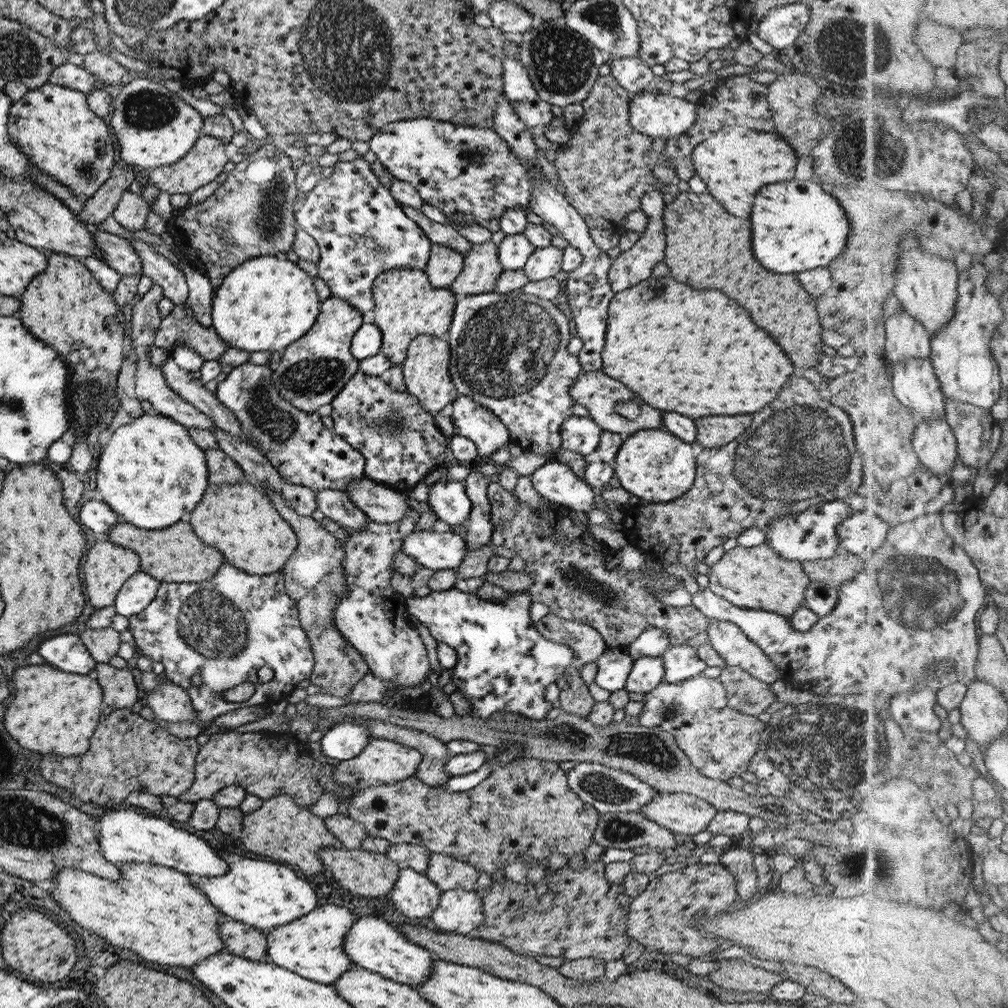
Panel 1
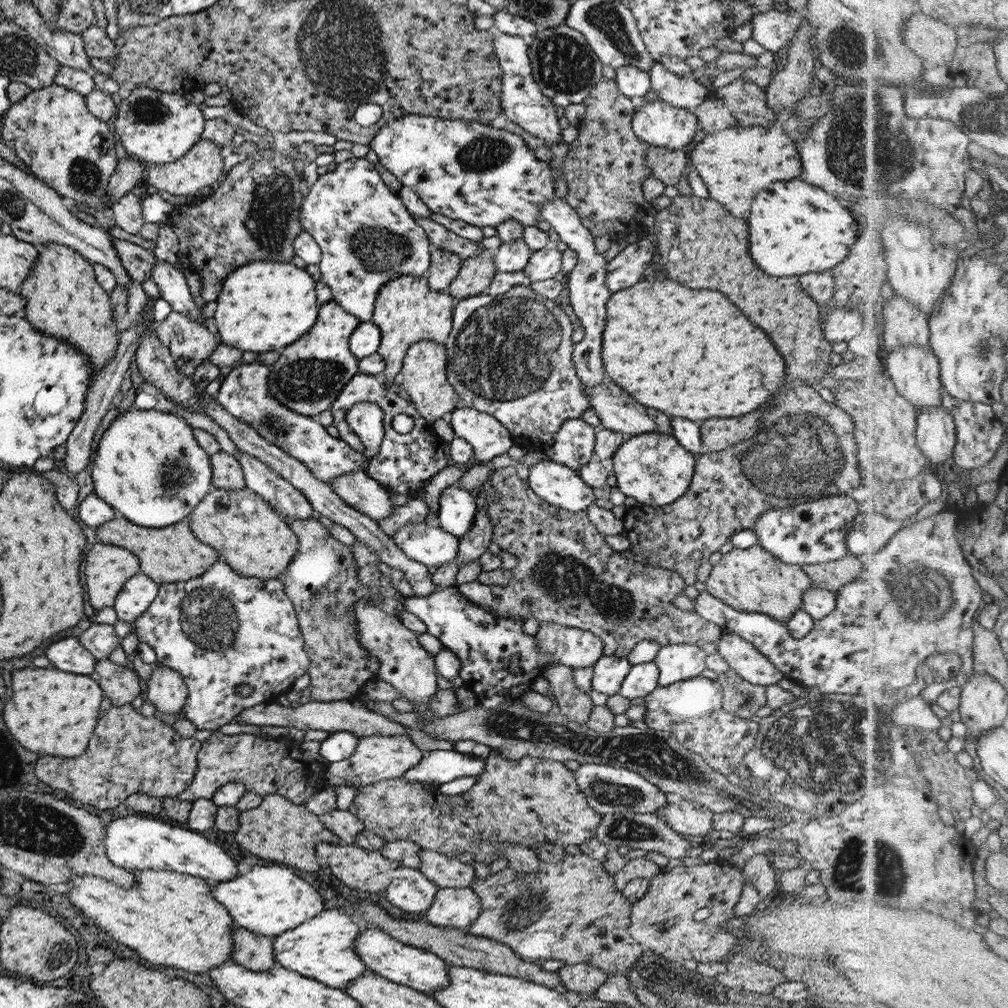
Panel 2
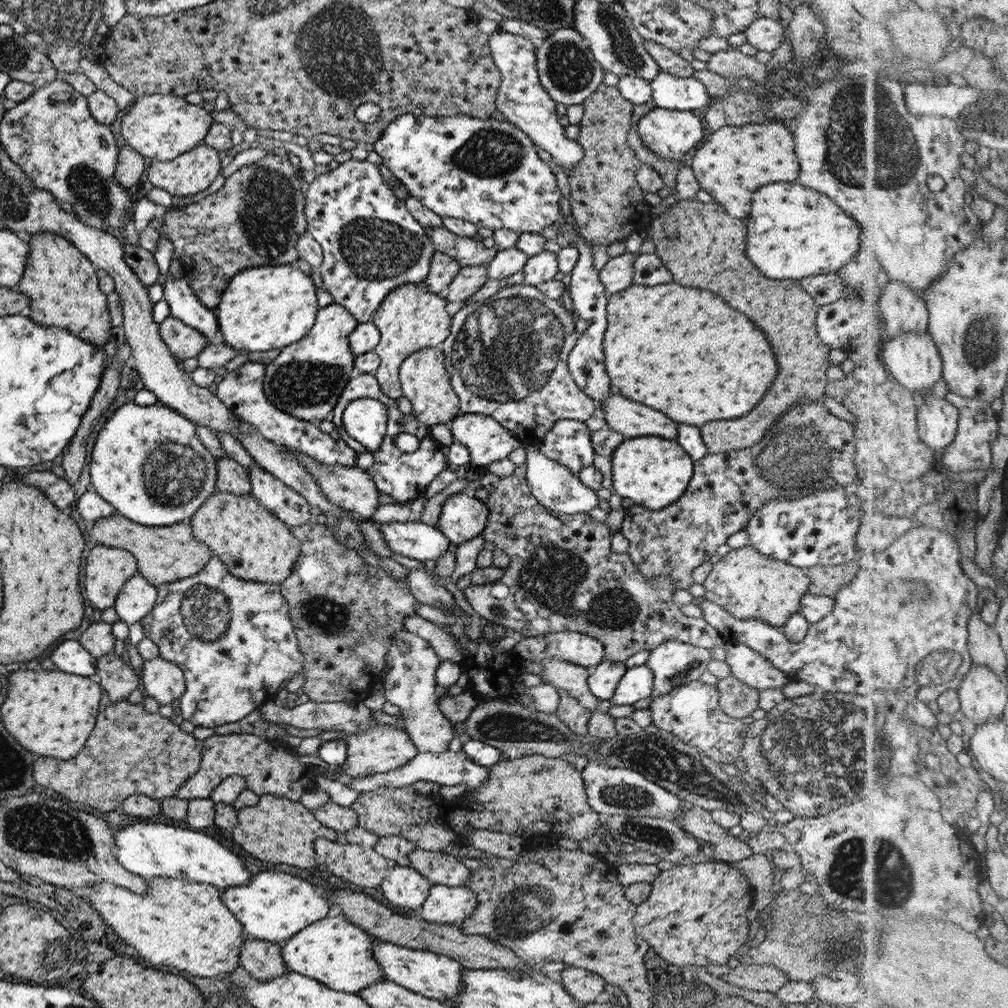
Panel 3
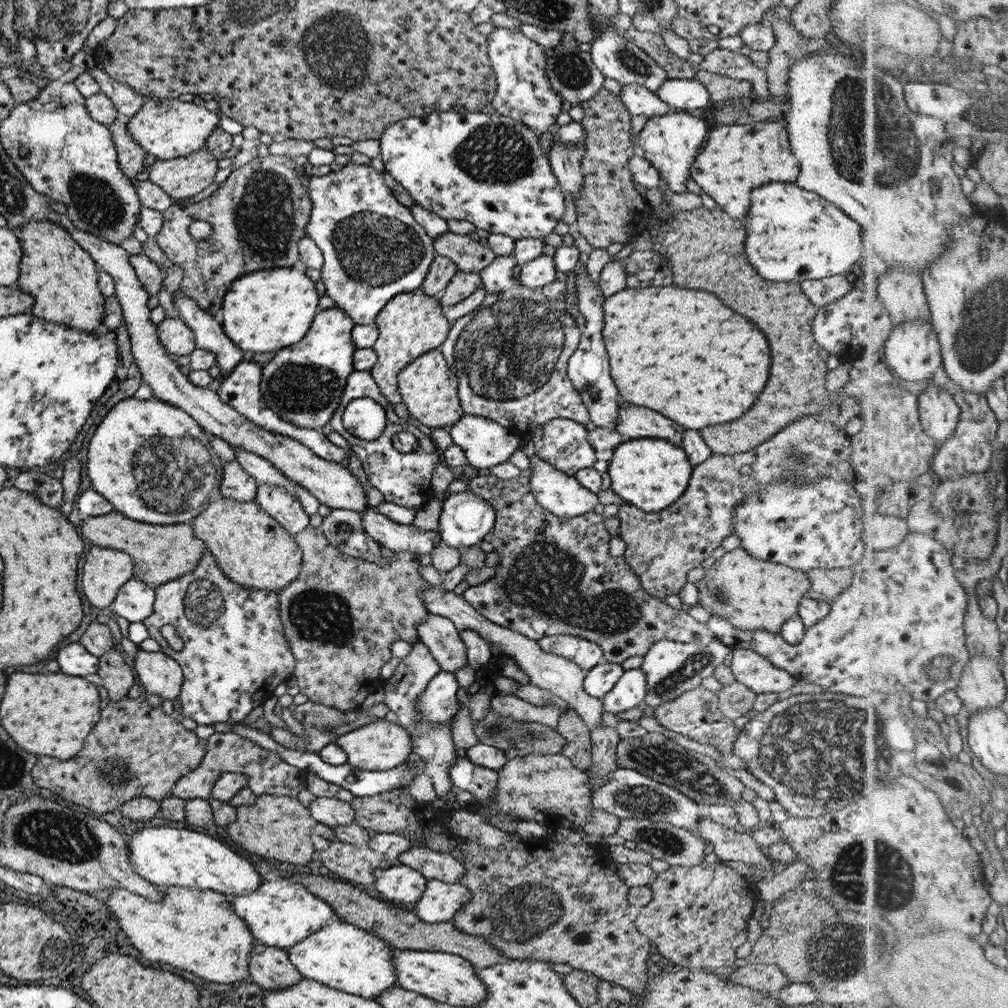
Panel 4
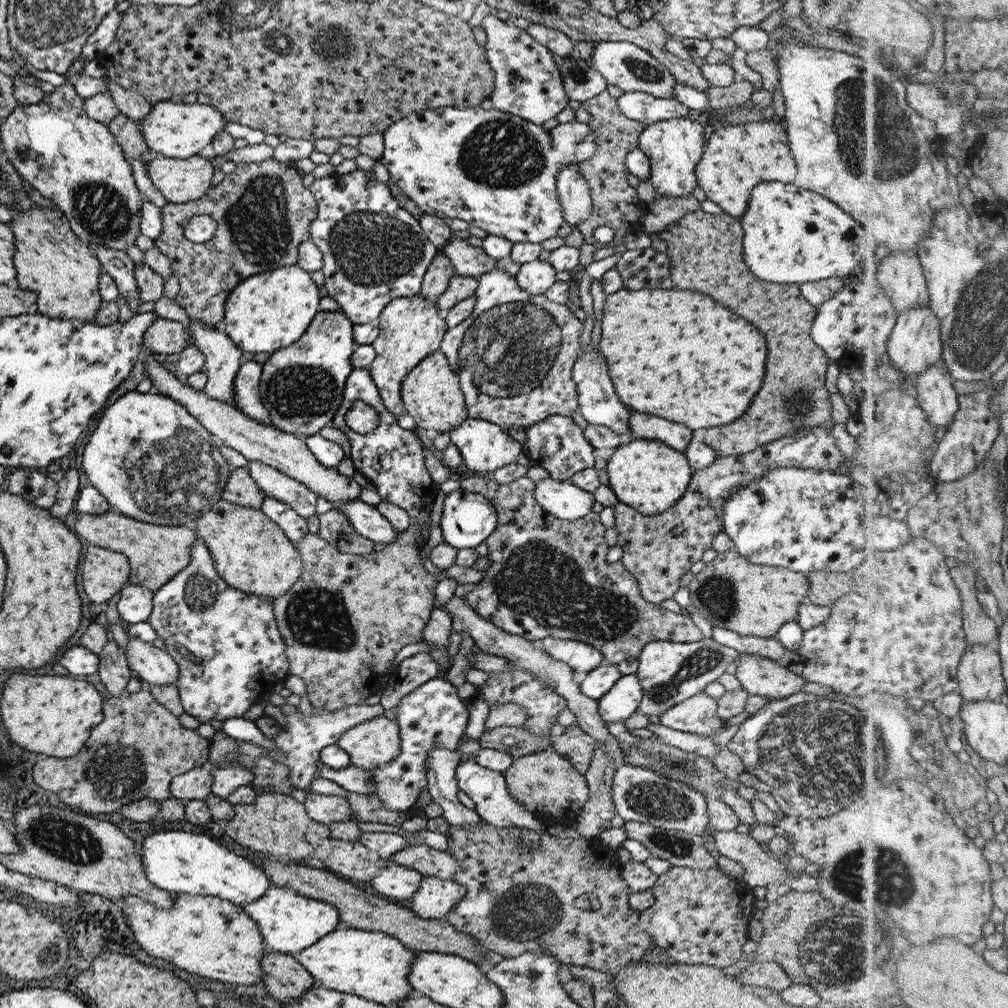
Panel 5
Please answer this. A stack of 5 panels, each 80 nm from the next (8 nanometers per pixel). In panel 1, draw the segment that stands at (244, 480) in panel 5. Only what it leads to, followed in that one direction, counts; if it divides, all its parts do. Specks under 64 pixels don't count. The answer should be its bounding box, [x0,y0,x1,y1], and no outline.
[204,448,244,484]

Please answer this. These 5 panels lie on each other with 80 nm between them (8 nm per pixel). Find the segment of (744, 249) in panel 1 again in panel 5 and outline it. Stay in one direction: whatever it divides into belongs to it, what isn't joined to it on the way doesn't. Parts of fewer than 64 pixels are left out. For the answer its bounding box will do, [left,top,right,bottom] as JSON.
[650,209,833,456]

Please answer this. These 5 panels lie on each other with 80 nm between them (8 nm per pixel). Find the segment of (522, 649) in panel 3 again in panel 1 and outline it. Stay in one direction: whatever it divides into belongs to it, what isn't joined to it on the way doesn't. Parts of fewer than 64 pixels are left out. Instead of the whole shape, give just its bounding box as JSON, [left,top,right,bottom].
[533,613,607,668]

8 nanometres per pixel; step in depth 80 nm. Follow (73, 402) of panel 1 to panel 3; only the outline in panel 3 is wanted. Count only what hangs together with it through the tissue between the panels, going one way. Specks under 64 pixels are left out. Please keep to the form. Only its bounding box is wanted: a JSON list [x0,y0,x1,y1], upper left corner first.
[15,233,112,347]

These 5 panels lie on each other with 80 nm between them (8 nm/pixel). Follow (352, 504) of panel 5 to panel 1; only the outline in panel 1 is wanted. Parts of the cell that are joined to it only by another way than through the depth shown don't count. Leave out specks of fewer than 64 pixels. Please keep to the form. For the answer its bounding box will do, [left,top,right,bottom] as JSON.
[400,530,466,570]

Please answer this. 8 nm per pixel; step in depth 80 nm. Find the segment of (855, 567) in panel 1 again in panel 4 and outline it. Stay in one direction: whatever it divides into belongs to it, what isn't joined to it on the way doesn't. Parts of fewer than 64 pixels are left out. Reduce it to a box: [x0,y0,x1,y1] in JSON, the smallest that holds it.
[804,567,853,602]

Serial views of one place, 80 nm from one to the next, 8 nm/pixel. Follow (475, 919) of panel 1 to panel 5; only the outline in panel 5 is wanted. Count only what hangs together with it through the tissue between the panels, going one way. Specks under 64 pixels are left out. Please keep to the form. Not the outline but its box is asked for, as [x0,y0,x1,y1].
[411,875,466,919]

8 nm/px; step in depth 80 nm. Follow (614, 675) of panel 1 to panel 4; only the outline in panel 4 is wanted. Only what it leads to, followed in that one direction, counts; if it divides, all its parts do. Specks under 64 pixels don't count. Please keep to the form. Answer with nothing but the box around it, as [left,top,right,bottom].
[582,662,623,699]

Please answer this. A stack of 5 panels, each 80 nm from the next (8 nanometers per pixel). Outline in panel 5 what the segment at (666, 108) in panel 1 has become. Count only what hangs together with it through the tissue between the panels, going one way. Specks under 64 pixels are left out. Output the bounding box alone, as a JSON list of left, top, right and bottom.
[637,115,703,196]

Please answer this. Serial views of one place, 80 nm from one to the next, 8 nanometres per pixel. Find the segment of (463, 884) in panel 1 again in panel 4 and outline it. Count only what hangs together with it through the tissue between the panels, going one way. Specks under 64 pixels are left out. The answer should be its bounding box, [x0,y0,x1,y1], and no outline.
[398,846,464,884]

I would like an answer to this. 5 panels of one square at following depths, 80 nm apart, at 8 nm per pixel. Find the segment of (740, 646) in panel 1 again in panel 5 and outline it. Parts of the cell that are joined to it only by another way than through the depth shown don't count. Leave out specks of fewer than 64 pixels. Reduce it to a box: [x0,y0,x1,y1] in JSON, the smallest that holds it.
[735,653,804,700]

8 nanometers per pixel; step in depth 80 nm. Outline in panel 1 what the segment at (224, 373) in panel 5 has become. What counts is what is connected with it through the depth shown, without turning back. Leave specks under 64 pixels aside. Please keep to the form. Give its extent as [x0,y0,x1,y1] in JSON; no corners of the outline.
[130,240,188,305]

